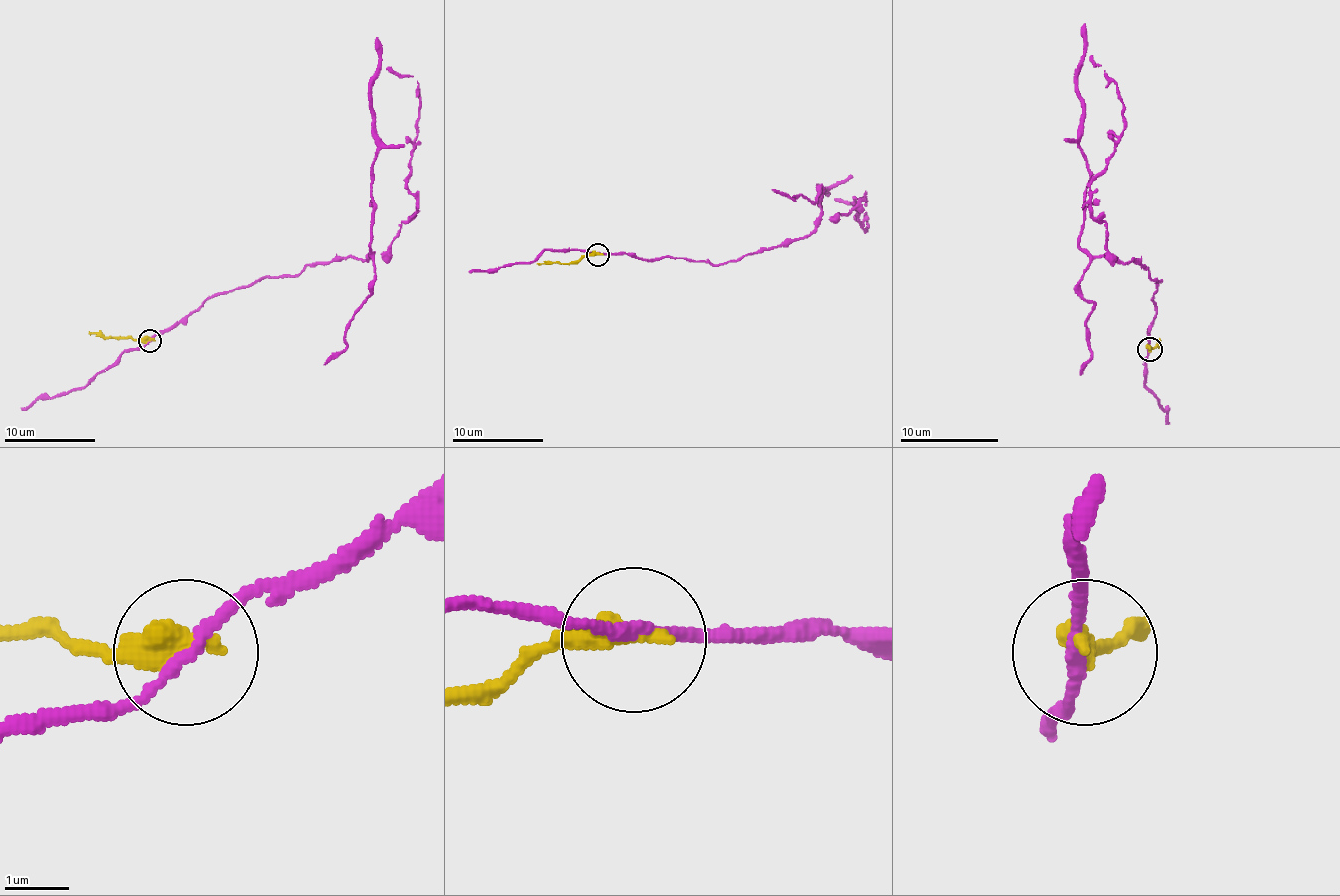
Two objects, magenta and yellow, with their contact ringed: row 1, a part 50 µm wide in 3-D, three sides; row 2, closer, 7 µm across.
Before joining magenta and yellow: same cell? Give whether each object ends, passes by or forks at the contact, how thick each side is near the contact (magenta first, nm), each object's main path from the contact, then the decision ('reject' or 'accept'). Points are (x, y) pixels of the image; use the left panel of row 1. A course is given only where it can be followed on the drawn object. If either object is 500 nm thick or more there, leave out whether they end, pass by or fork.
magenta passes by; yellow ends there; 160 nm thick on the magenta side, 480 nm on the other; magenta runs (149, 340), (213, 296), (372, 253), (381, 66), (413, 75), (420, 96), (415, 214), (388, 262); yellow runs (149, 340), (101, 337), (89, 331); reject

